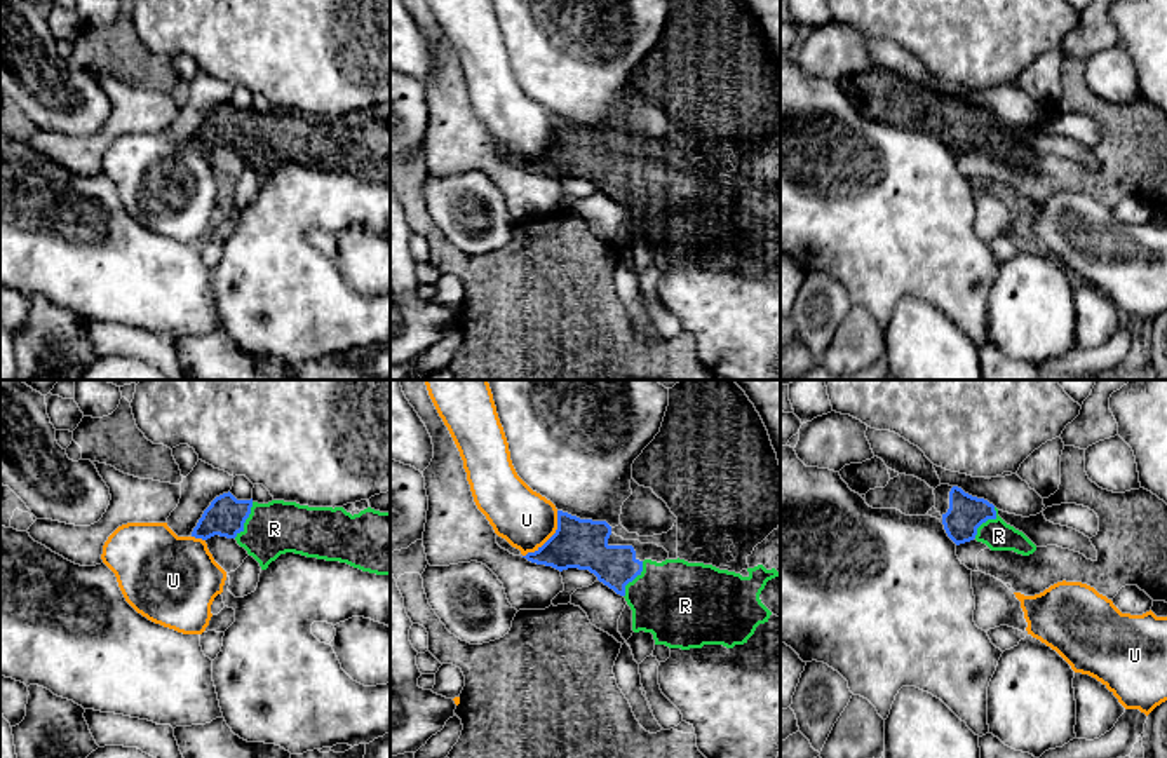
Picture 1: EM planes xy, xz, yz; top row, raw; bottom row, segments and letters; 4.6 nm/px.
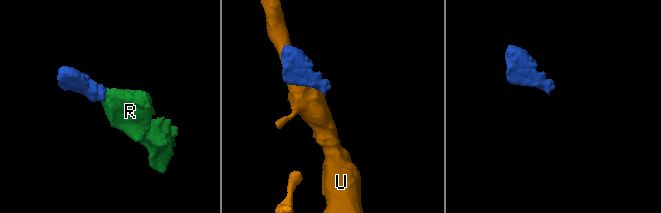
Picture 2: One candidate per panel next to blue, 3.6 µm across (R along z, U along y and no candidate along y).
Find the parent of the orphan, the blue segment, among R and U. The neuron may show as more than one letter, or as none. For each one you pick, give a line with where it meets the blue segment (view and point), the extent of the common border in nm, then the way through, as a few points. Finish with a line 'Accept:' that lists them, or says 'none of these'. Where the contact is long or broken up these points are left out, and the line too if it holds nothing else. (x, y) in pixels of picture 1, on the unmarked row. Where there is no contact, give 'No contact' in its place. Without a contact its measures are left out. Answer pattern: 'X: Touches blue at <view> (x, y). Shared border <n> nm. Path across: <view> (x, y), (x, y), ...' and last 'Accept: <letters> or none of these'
R: Touches blue at xy (246, 128). Shared border 190 nm. Path across: xy (225, 126), (246, 128), (255, 136), (274, 138)
Accept: R

